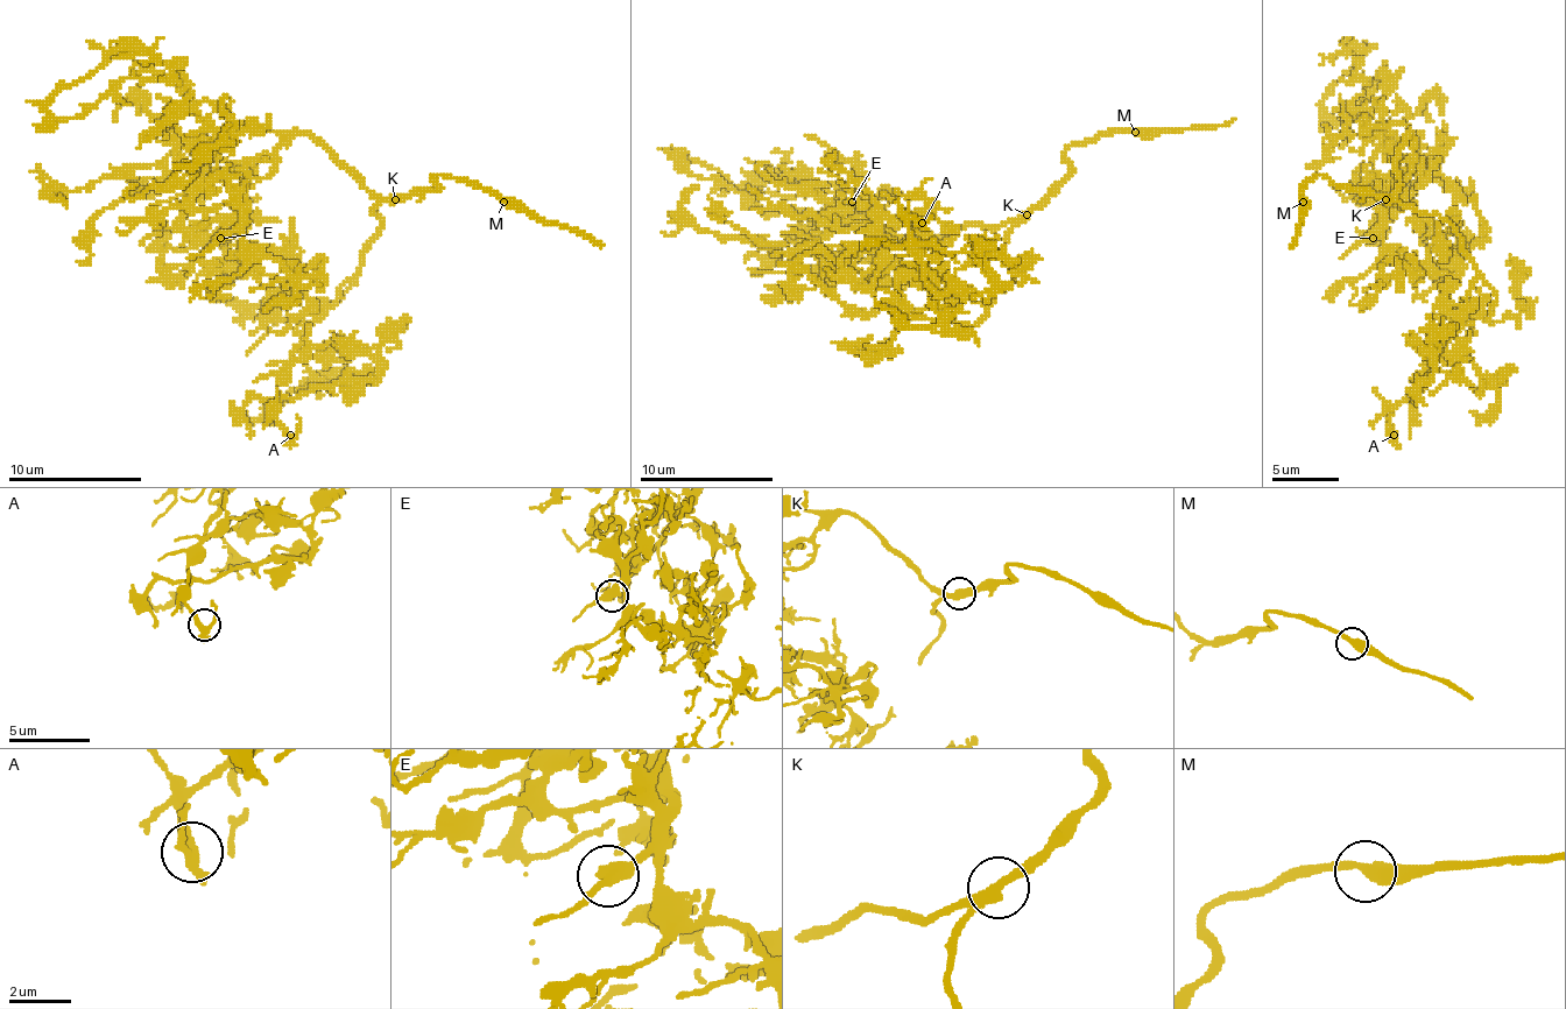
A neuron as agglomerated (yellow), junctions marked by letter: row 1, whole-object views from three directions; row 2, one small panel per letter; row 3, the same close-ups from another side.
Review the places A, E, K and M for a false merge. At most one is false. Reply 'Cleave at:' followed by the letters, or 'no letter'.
Cleave at: no letter

